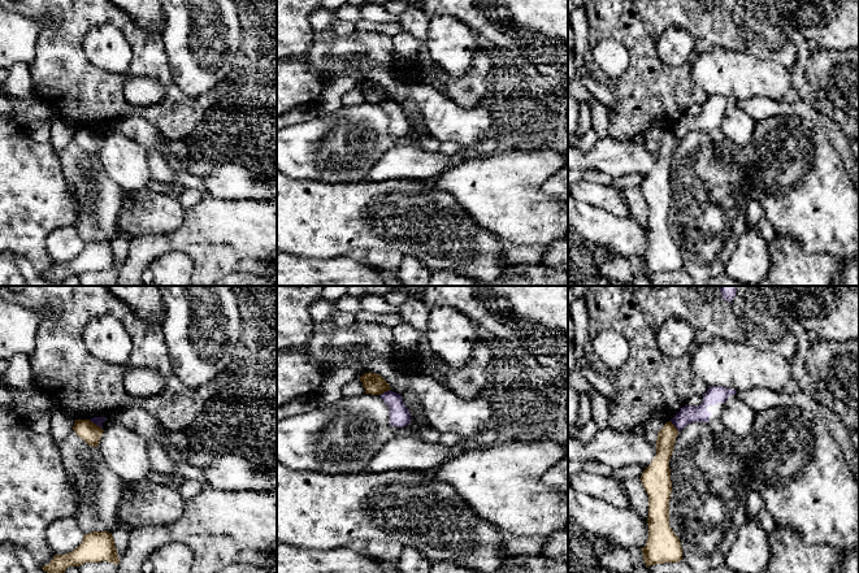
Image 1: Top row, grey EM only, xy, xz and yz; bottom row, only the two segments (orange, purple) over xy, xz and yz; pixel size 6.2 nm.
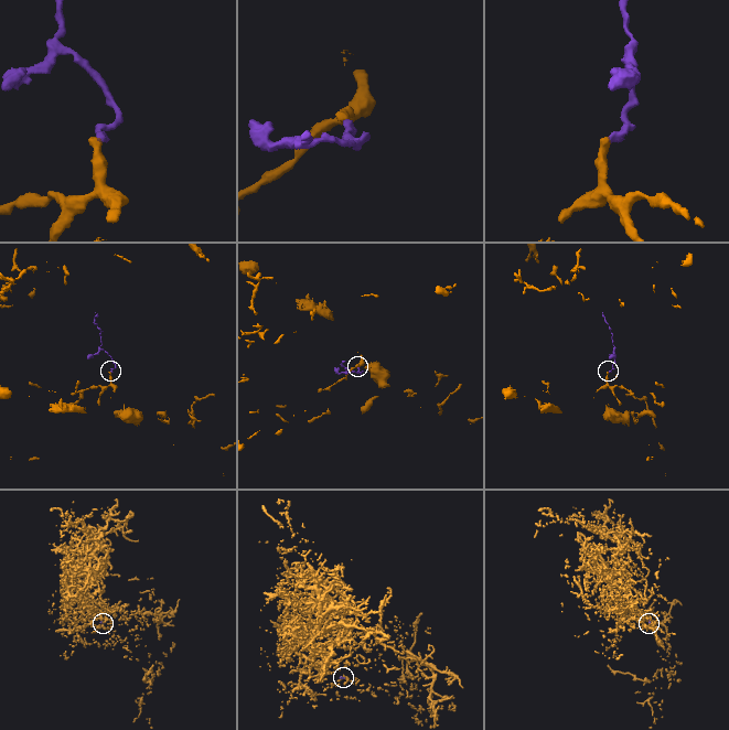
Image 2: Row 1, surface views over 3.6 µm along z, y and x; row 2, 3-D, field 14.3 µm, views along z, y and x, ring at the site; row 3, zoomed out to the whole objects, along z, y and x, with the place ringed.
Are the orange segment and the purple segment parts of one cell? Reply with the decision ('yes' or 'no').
no

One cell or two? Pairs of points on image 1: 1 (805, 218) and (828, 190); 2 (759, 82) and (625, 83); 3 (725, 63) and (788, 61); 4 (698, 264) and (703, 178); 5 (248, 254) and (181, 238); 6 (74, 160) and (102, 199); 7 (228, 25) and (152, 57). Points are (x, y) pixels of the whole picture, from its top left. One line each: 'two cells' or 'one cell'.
1: one cell
2: two cells
3: two cells
4: one cell
5: one cell
6: one cell
7: two cells

